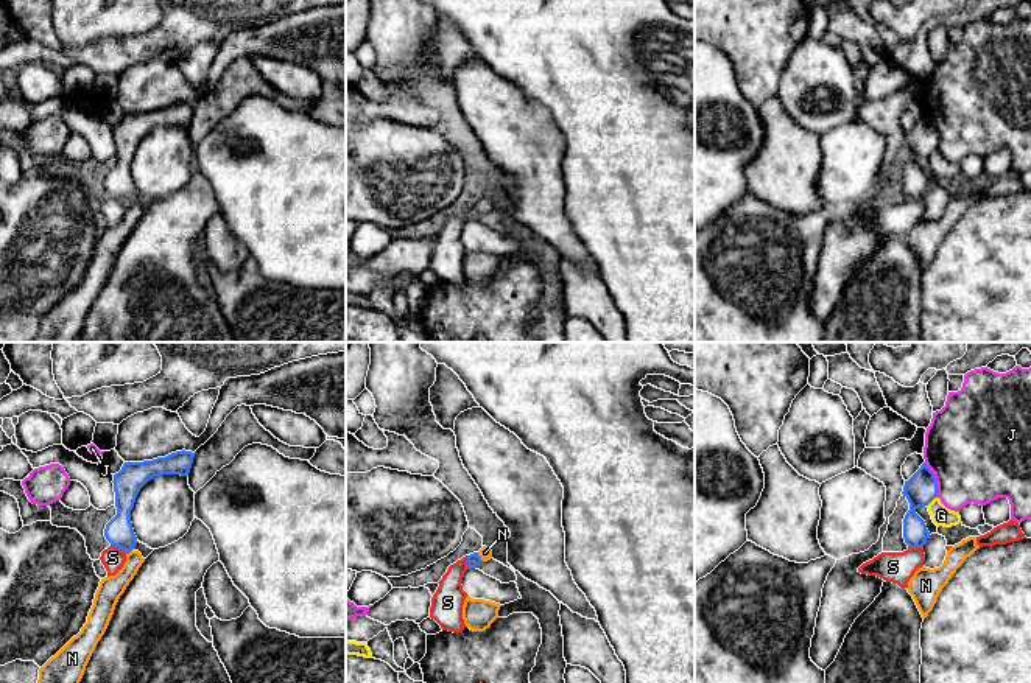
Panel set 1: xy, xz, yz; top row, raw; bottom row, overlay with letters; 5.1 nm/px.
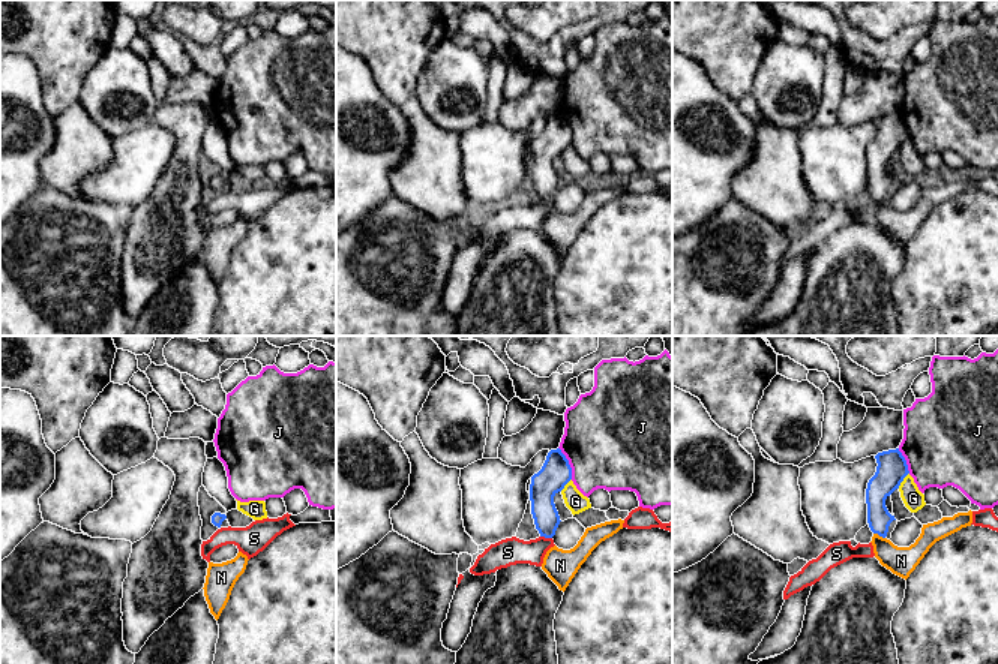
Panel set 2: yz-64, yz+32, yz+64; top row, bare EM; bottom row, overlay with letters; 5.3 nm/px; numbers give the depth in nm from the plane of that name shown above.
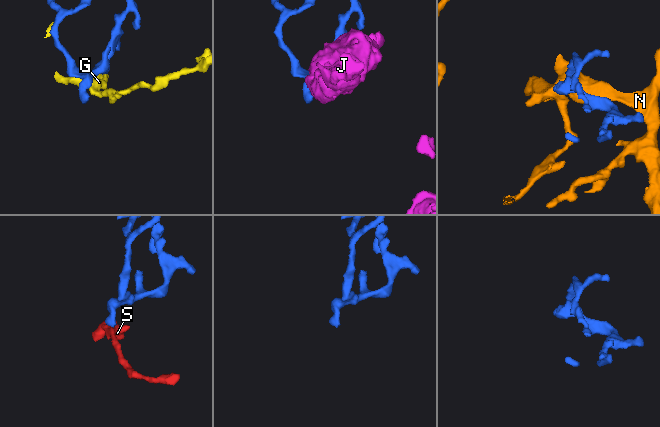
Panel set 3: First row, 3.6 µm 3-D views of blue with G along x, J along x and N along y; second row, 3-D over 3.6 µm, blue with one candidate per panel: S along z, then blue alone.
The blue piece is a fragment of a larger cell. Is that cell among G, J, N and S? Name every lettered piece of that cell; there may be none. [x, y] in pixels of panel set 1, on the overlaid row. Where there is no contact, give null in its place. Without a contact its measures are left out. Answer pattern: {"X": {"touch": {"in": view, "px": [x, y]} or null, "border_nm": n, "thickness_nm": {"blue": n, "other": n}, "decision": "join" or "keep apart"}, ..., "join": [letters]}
{"G": {"touch": {"in": "yz", "px": [932, 500]}, "border_nm": 80, "thickness_nm": {"blue": 170, "other": 100}, "decision": "keep apart"}, "J": {"touch": {"in": "yz", "px": [935, 479]}, "border_nm": 200, "thickness_nm": {"blue": 170, "other": 480}, "decision": "keep apart"}, "N": {"touch": {"in": "xz", "px": [480, 557]}, "border_nm": 60, "thickness_nm": {"blue": 70, "other": 70}, "decision": "join"}, "S": {"touch": {"in": "xy", "px": [119, 548]}, "border_nm": 90, "thickness_nm": {"blue": 150, "other": 120}, "decision": "keep apart"}, "join": ["N"]}

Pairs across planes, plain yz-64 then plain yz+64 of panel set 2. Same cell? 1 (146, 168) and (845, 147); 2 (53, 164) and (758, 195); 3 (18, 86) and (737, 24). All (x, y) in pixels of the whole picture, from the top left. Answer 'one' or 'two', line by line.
1: one
2: one
3: two

